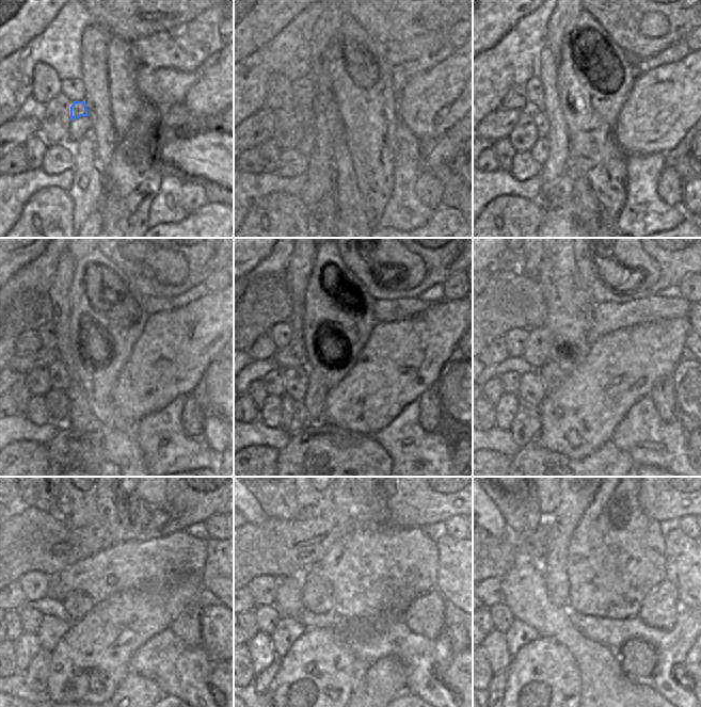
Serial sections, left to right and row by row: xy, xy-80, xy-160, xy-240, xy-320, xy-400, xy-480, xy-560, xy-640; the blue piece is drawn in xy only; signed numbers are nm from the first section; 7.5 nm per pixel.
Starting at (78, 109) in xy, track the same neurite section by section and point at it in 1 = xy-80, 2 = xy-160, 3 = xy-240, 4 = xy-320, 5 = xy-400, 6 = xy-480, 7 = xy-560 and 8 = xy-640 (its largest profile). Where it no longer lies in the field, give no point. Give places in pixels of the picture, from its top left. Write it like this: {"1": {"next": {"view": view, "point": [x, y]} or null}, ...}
{"1": {"next": {"view": "xy-80", "point": [306, 113]}}, "2": {"next": {"view": "xy-160", "point": [540, 118]}}, "3": {"next": {"view": "xy-240", "point": [59, 376]}}, "4": {"next": {"view": "xy-320", "point": [295, 380]}}, "5": {"next": {"view": "xy-400", "point": [531, 390]}}, "6": {"next": {"view": "xy-480", "point": [51, 629]}}, "7": {"next": {"view": "xy-560", "point": [287, 630]}}, "8": {"next": {"view": "xy-640", "point": [520, 633]}}}

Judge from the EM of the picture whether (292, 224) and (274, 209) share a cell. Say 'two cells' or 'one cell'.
one cell

